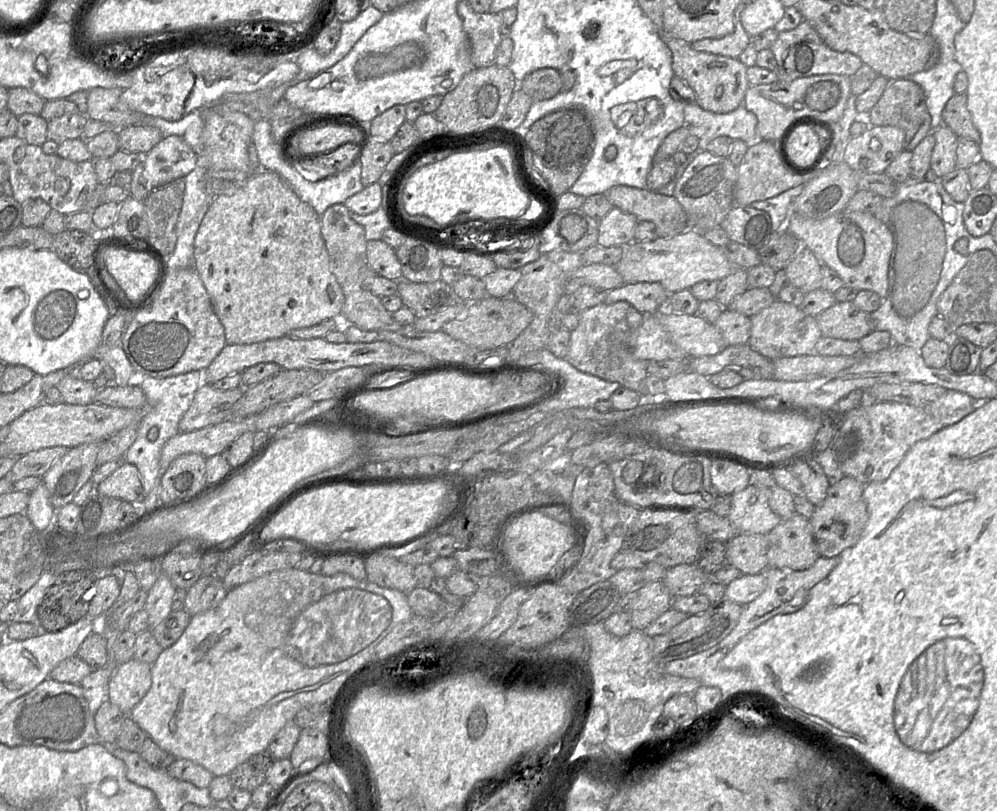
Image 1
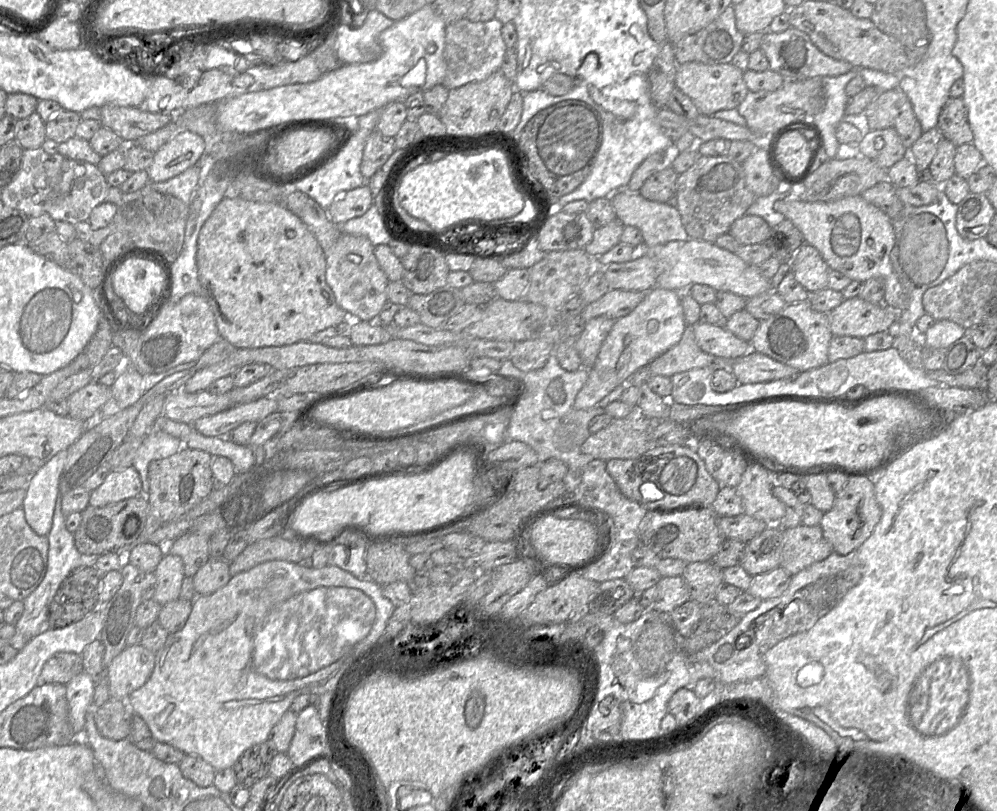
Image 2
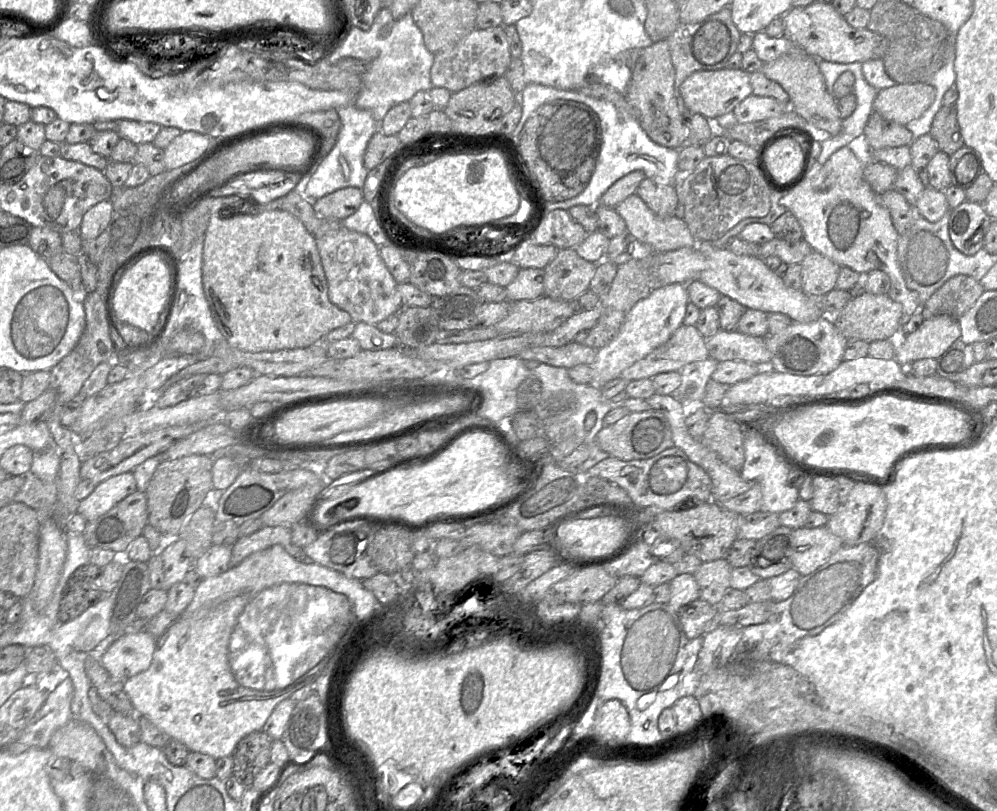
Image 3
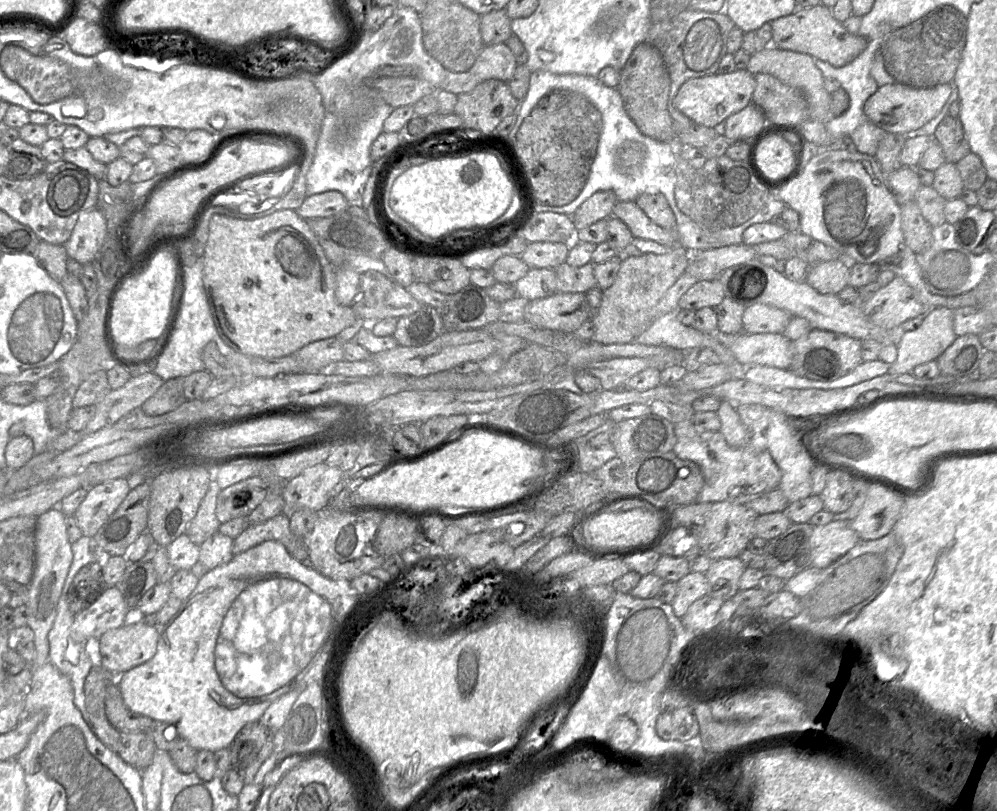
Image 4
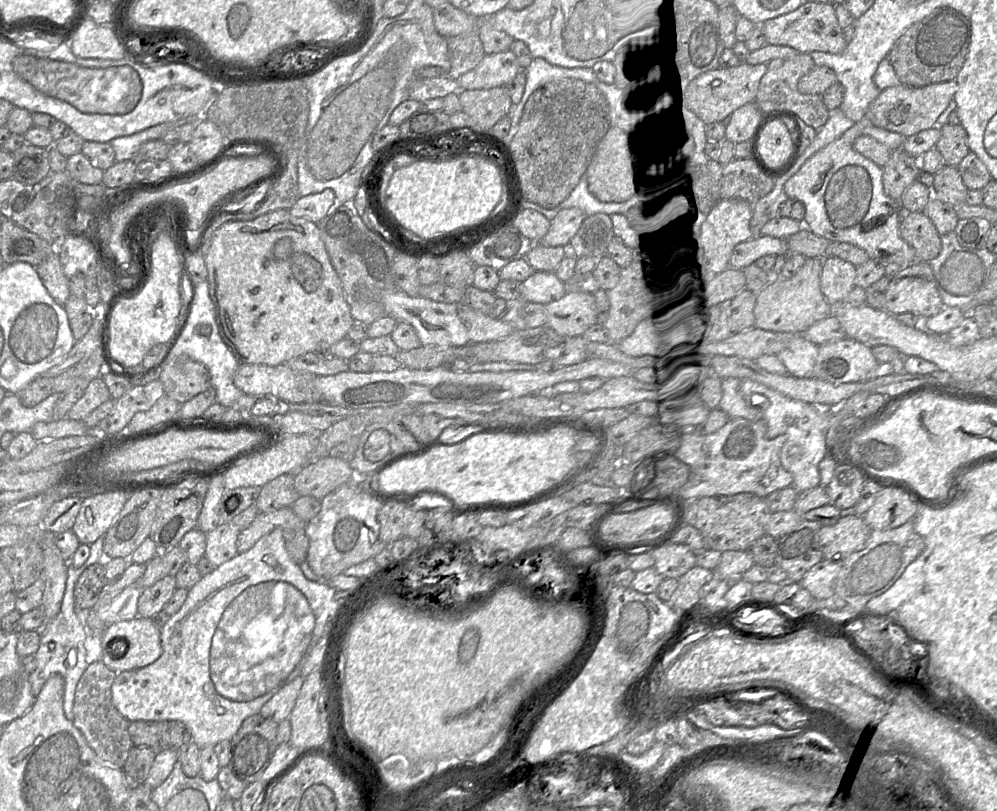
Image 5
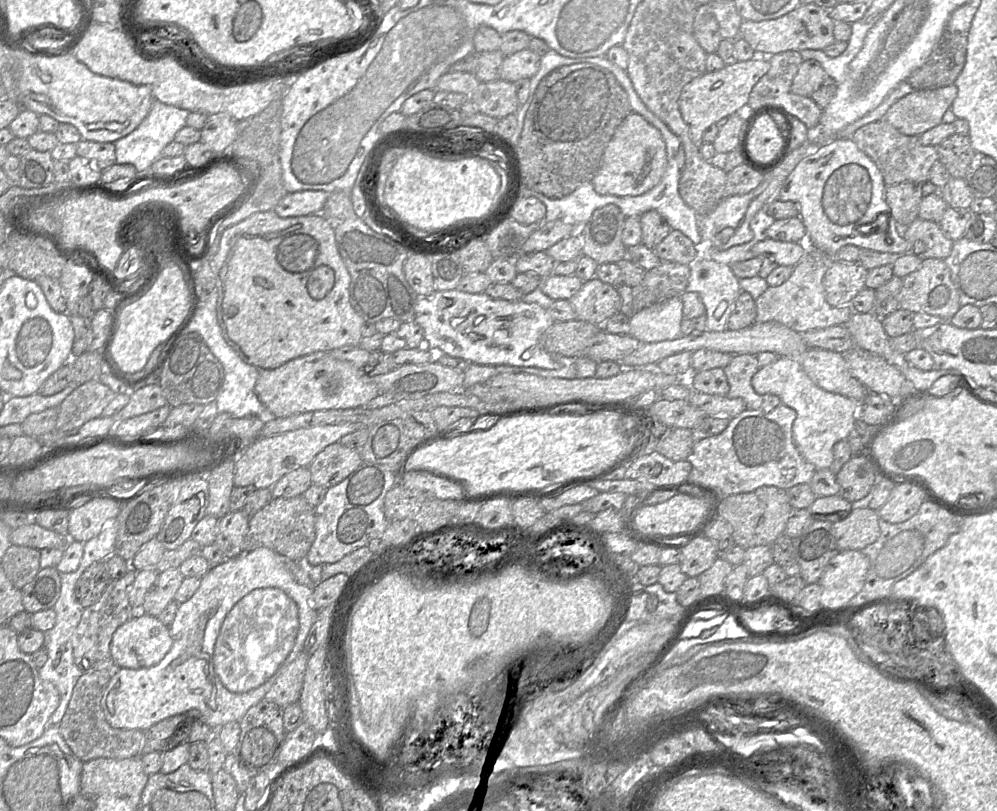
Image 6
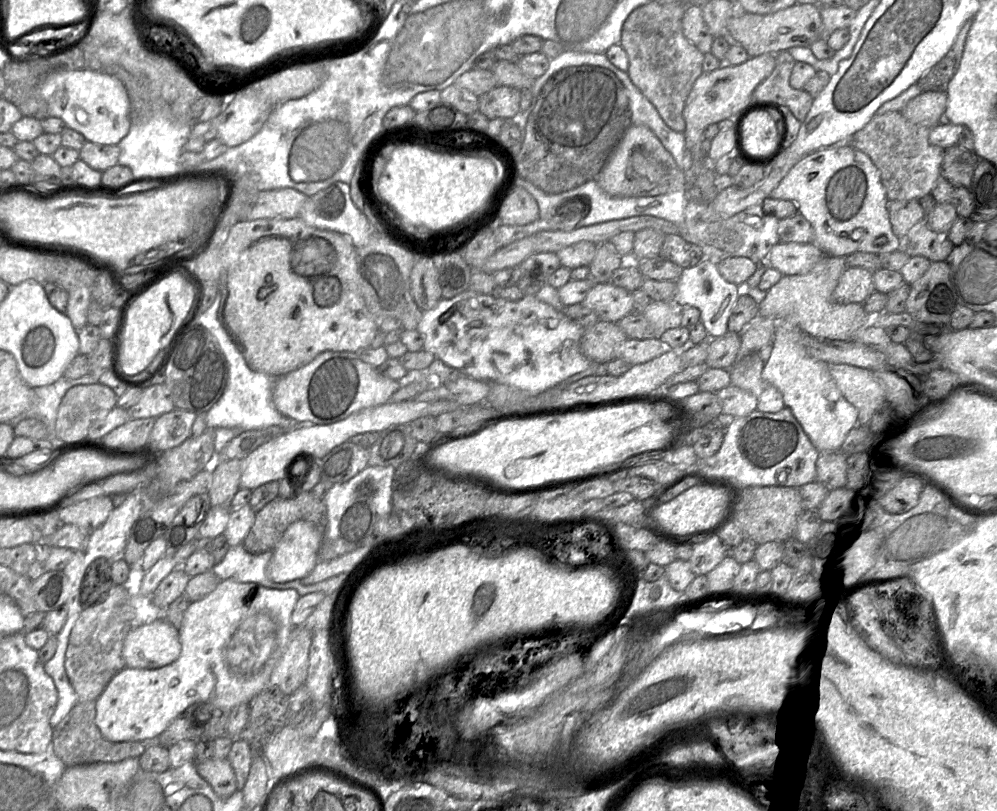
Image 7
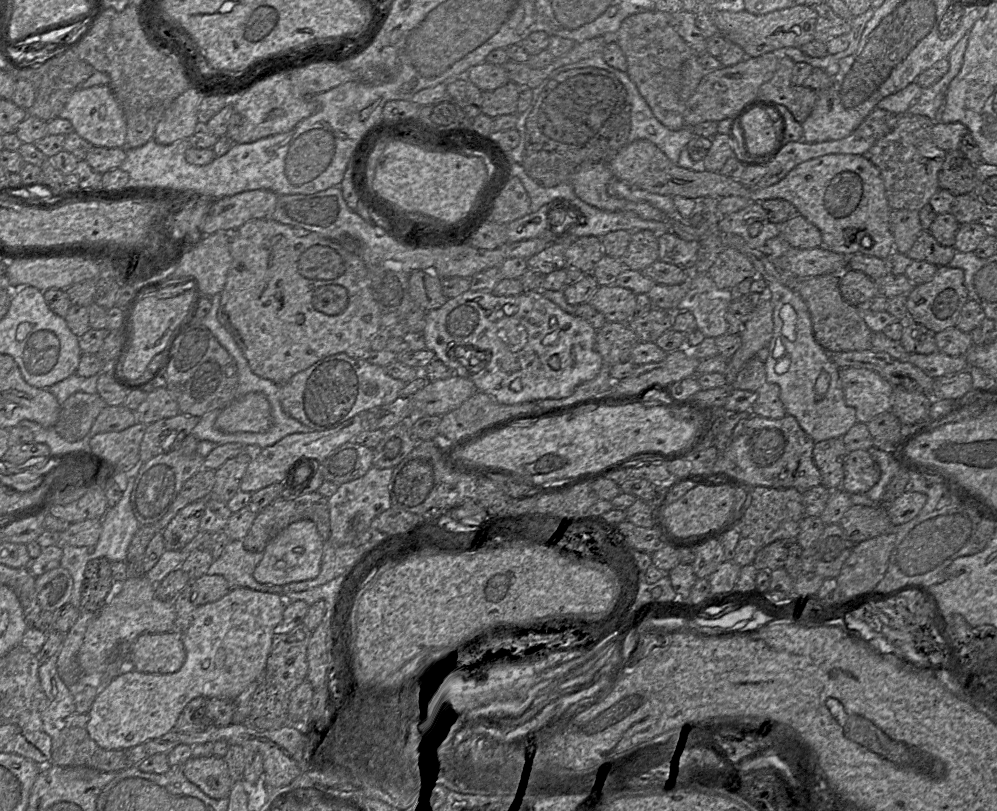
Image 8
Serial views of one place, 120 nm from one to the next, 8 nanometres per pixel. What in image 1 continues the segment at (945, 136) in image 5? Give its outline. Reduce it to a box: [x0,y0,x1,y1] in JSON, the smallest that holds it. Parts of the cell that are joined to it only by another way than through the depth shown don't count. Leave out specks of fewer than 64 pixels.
[942,94,980,140]

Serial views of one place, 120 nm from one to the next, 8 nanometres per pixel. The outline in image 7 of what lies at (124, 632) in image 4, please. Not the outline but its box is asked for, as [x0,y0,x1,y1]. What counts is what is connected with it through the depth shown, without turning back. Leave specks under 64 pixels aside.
[122,619,180,669]

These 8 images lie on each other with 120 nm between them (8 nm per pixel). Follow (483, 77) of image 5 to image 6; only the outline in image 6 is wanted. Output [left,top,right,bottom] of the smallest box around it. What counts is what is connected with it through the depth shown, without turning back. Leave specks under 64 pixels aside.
[500,48,541,82]

